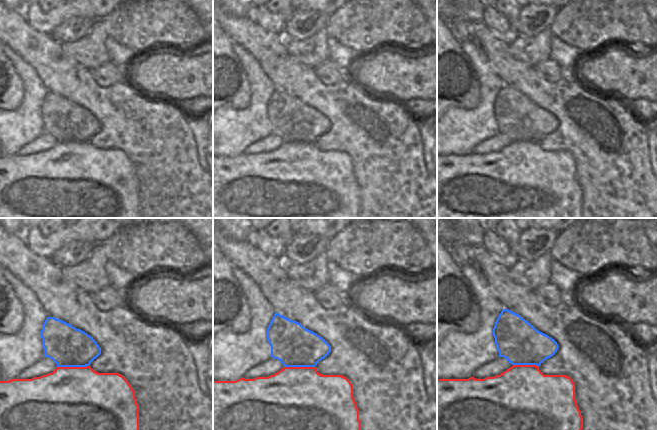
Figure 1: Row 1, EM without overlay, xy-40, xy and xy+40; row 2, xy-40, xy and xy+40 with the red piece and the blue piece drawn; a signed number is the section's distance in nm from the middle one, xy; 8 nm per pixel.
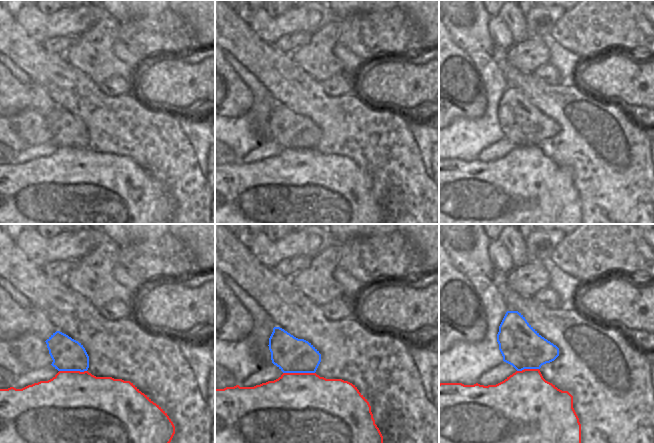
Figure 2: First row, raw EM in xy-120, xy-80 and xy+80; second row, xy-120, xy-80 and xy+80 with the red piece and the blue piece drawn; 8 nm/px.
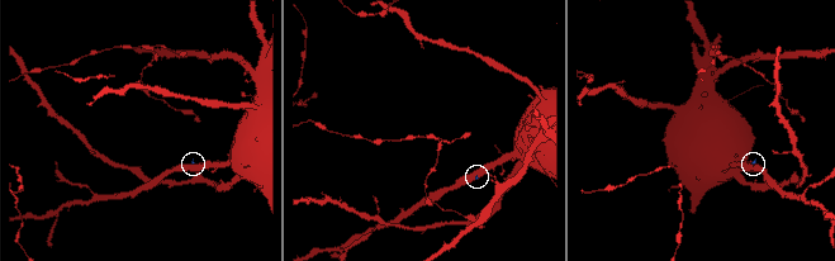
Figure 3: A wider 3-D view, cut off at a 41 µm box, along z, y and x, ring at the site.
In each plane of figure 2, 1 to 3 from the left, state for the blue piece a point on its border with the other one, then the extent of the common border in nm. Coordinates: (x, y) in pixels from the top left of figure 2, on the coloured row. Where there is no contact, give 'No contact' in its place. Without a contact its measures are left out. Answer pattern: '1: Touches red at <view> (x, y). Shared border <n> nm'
1: Touches red at xy-120 (73, 371). Shared border 220 nm
2: Touches red at xy-80 (299, 373). Shared border 260 nm
3: Touches red at xy+80 (527, 369). Shared border 180 nm.

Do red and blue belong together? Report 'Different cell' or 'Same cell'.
Different cell.

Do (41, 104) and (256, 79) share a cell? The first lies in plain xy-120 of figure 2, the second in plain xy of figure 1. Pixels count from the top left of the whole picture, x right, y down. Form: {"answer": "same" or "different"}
{"answer": "different"}

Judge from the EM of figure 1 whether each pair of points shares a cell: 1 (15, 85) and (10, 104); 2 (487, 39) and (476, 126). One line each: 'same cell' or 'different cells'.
1: same cell
2: different cells

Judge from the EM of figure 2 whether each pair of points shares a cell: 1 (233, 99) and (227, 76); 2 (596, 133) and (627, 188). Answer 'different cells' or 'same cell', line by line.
1: same cell
2: same cell

